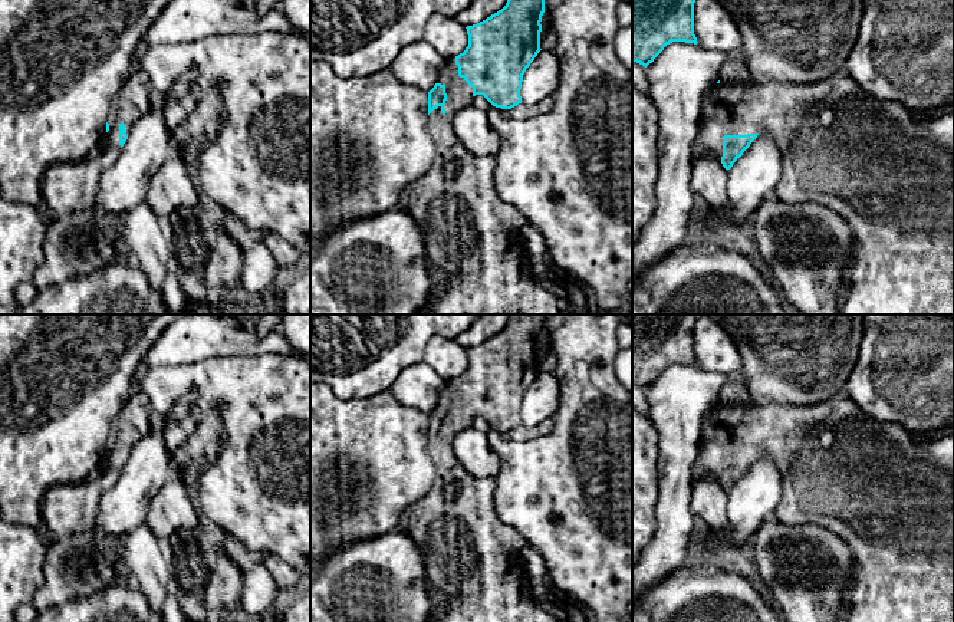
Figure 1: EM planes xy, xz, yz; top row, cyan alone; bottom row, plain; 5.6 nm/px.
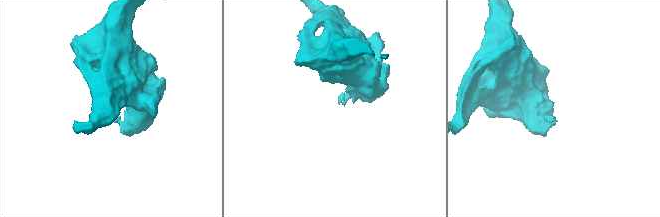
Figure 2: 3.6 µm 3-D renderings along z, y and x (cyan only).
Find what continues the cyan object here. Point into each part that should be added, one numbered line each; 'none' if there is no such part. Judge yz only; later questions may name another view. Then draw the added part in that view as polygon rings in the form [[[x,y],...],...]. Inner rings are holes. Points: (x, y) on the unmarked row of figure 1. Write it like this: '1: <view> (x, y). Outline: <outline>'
1: yz (898, 519). Outline: [[[839,392],[829,401],[812,407],[796,407],[779,402],[757,405],[716,405],[711,408],[700,430],[700,444],[693,480],[714,475],[721,484],[723,458],[769,455],[774,460],[782,477],[782,500],[774,510],[774,517],[787,526],[815,524],[828,529],[843,539],[852,550],[852,582],[843,590],[843,602],[851,605],[846,622],[954,622],[954,431],[945,431],[934,437],[908,435],[902,425],[881,422],[866,415],[846,392]]]

